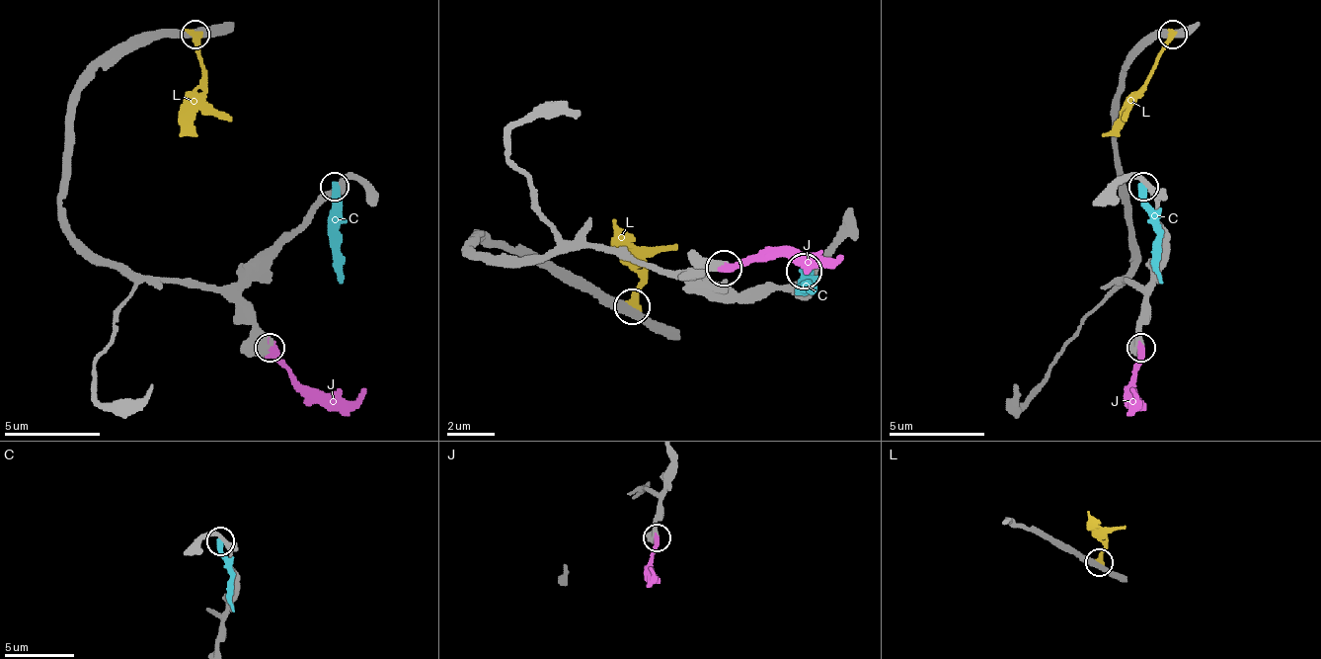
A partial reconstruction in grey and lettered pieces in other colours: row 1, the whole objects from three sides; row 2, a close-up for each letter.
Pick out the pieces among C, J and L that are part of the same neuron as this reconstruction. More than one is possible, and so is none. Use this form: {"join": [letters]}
{"join": ["J"]}

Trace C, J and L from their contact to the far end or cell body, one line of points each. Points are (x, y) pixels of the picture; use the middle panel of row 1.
C: (806, 269), (812, 292)
J: (723, 269), (782, 257), (841, 257)
L: (633, 304), (639, 275), (639, 251), (615, 221)

